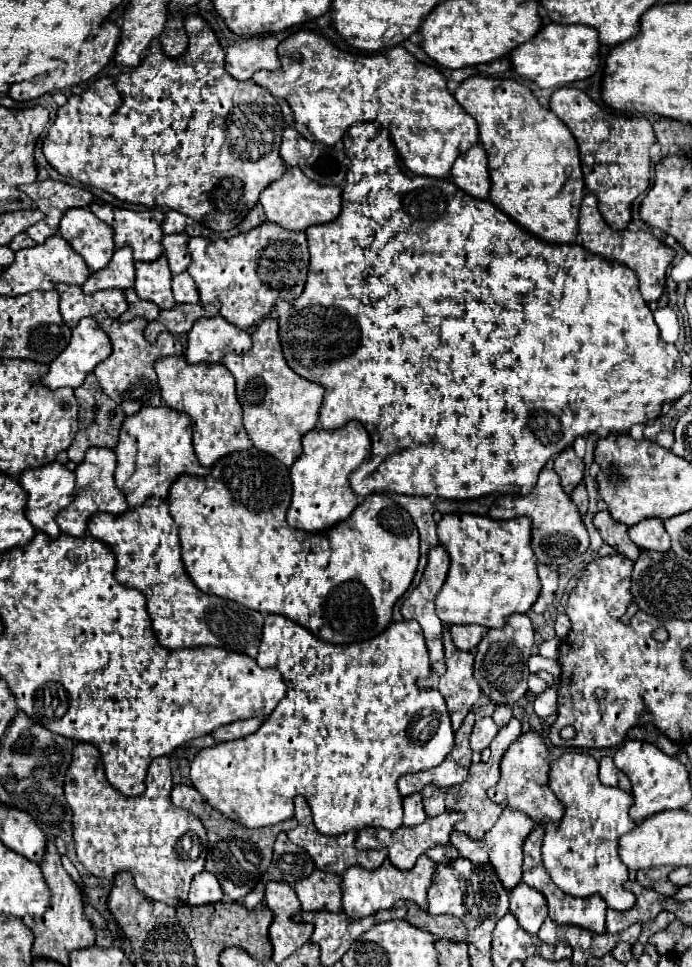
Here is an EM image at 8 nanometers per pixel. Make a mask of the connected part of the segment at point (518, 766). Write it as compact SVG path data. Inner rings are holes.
M534 730L522 734L504 754L500 762L502 778L500 782L488 790L488 798L496 804L506 804L512 810L520 810L526 816L530 816L536 824L544 824L544 820L552 820L554 824L560 822L564 808L558 802L558 798L548 788L548 748L542 740L542 736Z

